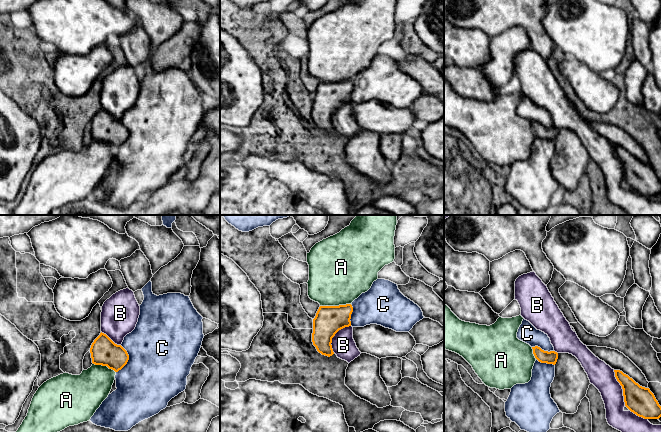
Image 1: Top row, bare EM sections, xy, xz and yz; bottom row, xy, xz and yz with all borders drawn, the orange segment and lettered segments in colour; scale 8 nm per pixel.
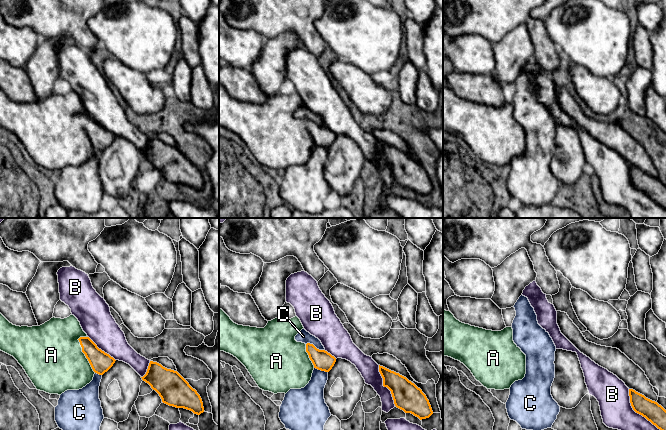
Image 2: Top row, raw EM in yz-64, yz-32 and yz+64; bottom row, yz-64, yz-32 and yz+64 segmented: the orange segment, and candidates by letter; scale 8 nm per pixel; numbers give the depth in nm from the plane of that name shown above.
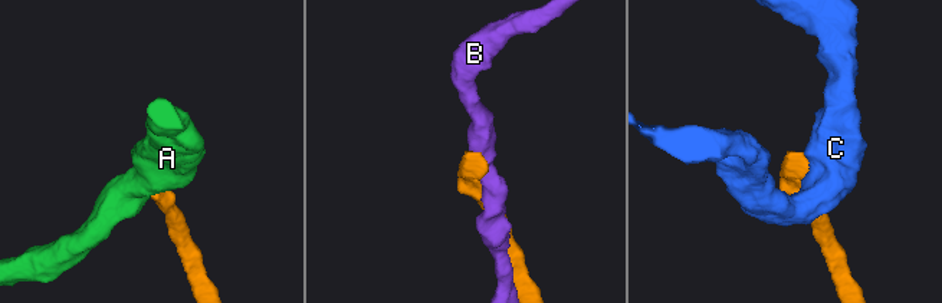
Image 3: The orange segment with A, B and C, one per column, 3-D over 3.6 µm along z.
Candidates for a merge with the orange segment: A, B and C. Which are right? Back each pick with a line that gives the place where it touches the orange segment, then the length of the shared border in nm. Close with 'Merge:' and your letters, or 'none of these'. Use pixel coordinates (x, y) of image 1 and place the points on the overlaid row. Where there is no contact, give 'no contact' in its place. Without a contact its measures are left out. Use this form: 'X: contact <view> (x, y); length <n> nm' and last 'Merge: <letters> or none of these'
A: contact xz (335, 306); length 240 nm
Merge: A

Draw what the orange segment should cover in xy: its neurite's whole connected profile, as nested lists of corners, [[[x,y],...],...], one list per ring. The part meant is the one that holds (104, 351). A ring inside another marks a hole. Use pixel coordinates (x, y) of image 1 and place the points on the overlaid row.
[[[106,334],[94,340],[90,348],[92,366],[80,375],[63,373],[44,382],[34,394],[27,416],[16,432],[60,432],[69,426],[90,421],[108,397],[116,373],[128,362],[129,355]]]

